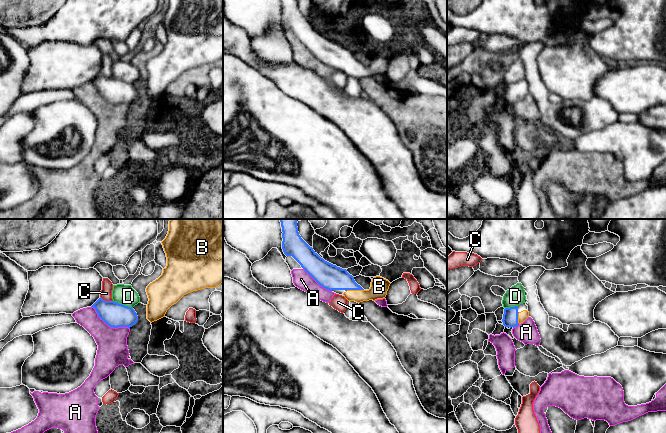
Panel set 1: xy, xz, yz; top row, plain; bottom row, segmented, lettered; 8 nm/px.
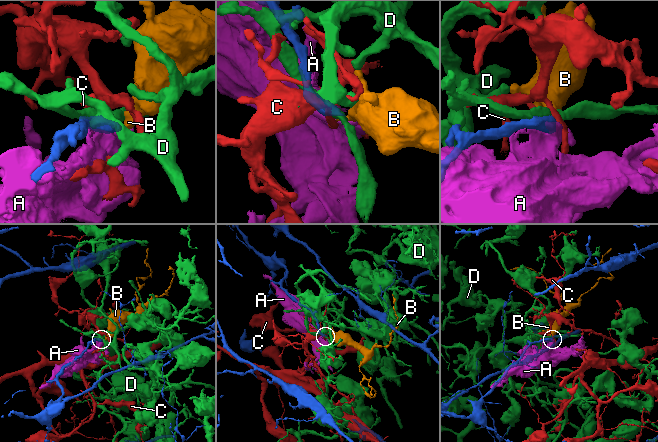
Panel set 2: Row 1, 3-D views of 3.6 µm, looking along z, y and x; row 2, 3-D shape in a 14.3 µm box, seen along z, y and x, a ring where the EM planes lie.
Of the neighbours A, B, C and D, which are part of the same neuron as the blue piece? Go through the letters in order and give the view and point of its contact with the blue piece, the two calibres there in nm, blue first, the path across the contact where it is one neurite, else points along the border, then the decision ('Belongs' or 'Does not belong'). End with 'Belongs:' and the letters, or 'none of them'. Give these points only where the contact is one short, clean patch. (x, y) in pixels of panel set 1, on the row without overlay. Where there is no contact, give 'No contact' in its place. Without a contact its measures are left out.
A: Touches blue at xy (109, 101). Thickness 200 nm (blue) against 240 nm. Does not belong
B: Touches blue at xz (354, 65). Thickness 200 nm (blue) against 140 nm. Belongs
C: Touches blue at xy (106, 77). Thickness 200 nm (blue) against 100 nm. Does not belong
D: Touches blue at xy (123, 81). Thickness 200 nm (blue) against 160 nm. Does not belong
Belongs: B

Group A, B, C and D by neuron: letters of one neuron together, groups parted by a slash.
A / B / C / D

